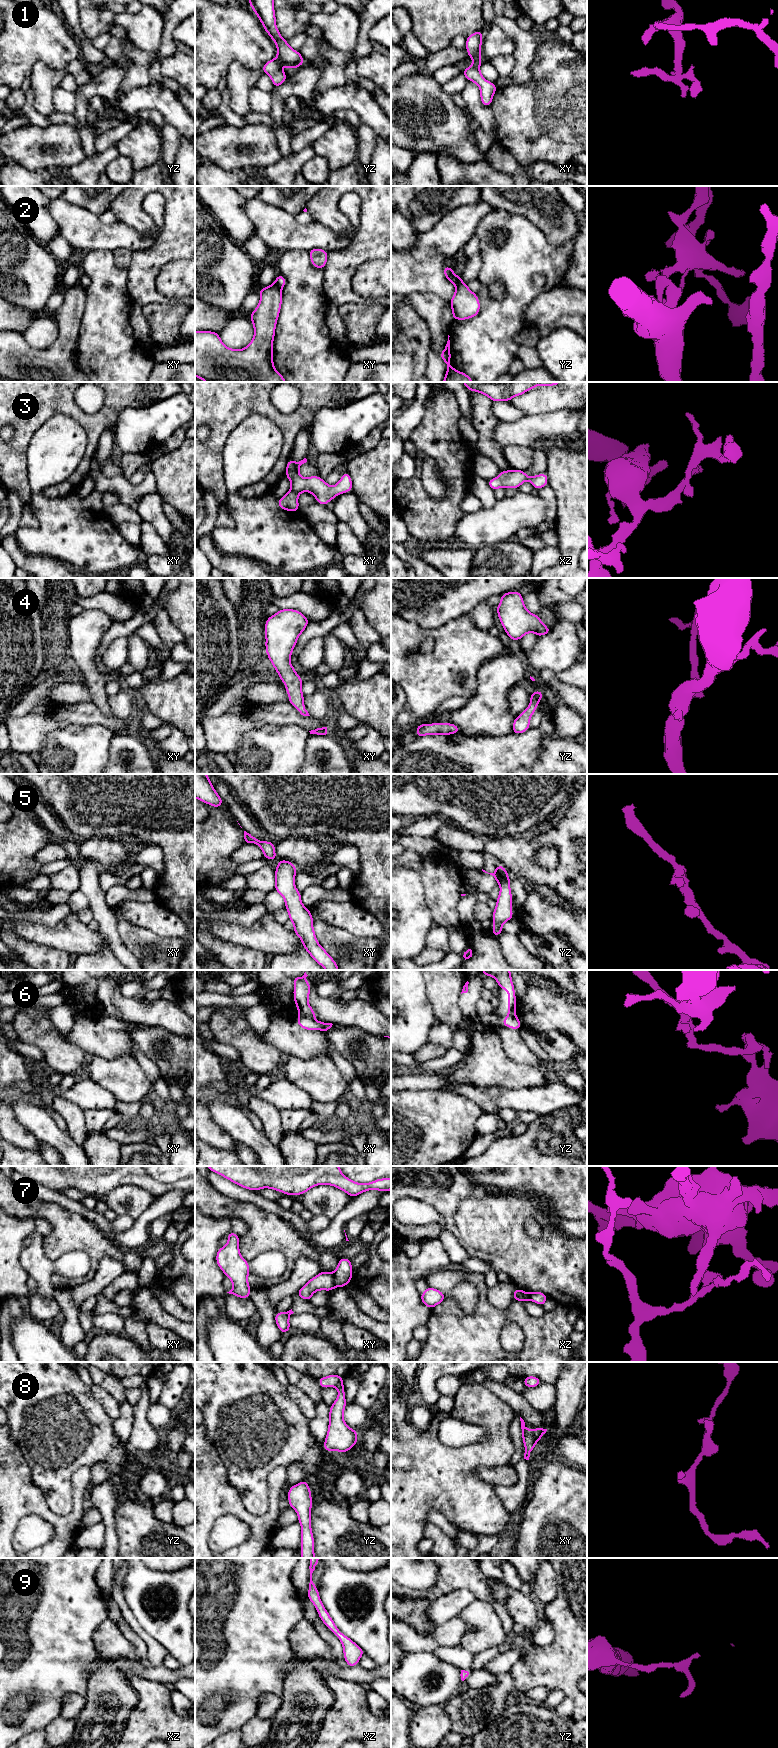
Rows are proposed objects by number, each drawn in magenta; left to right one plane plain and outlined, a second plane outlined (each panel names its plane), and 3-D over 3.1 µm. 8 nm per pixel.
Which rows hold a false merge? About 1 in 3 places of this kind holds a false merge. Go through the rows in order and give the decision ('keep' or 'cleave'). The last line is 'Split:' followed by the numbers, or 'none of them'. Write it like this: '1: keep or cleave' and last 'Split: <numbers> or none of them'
1: cleave
2: cleave
3: keep
4: keep
5: keep
6: cleave
7: cleave
8: keep
9: keep
Split: 1, 2, 6, 7

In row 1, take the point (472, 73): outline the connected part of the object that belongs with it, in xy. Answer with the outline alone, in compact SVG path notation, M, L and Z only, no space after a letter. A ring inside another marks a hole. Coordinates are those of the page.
M482 59L479 61L474 61L472 65L467 67L465 70L462 70L462 74L468 81L472 81L479 86L482 105L485 107L490 107L493 96L498 88L495 83L487 81L482 76L480 72L480 65L482 61Z

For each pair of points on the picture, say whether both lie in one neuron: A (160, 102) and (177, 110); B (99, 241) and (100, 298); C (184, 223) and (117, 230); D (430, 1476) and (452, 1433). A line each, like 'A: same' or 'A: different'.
A: same
B: different
C: different
D: different

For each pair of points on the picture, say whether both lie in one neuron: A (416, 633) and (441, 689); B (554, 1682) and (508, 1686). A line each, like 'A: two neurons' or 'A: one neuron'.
A: one neuron
B: two neurons

